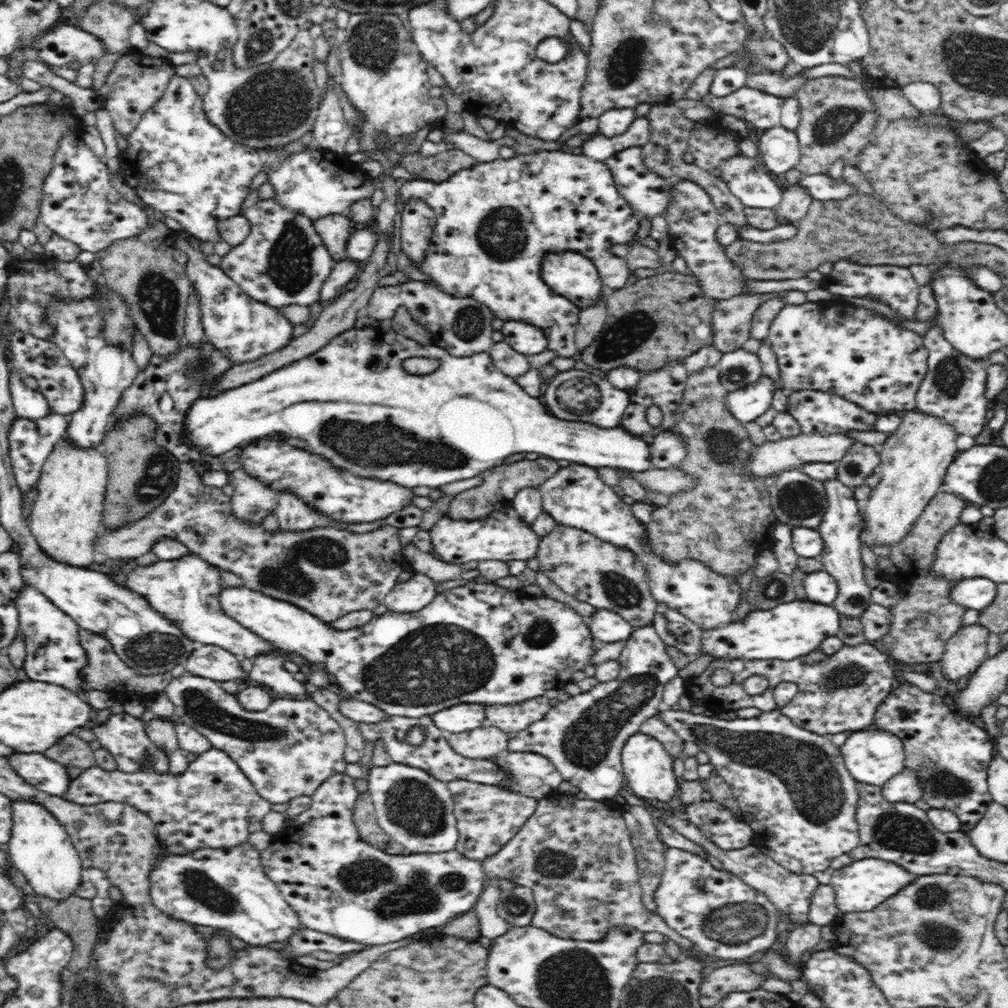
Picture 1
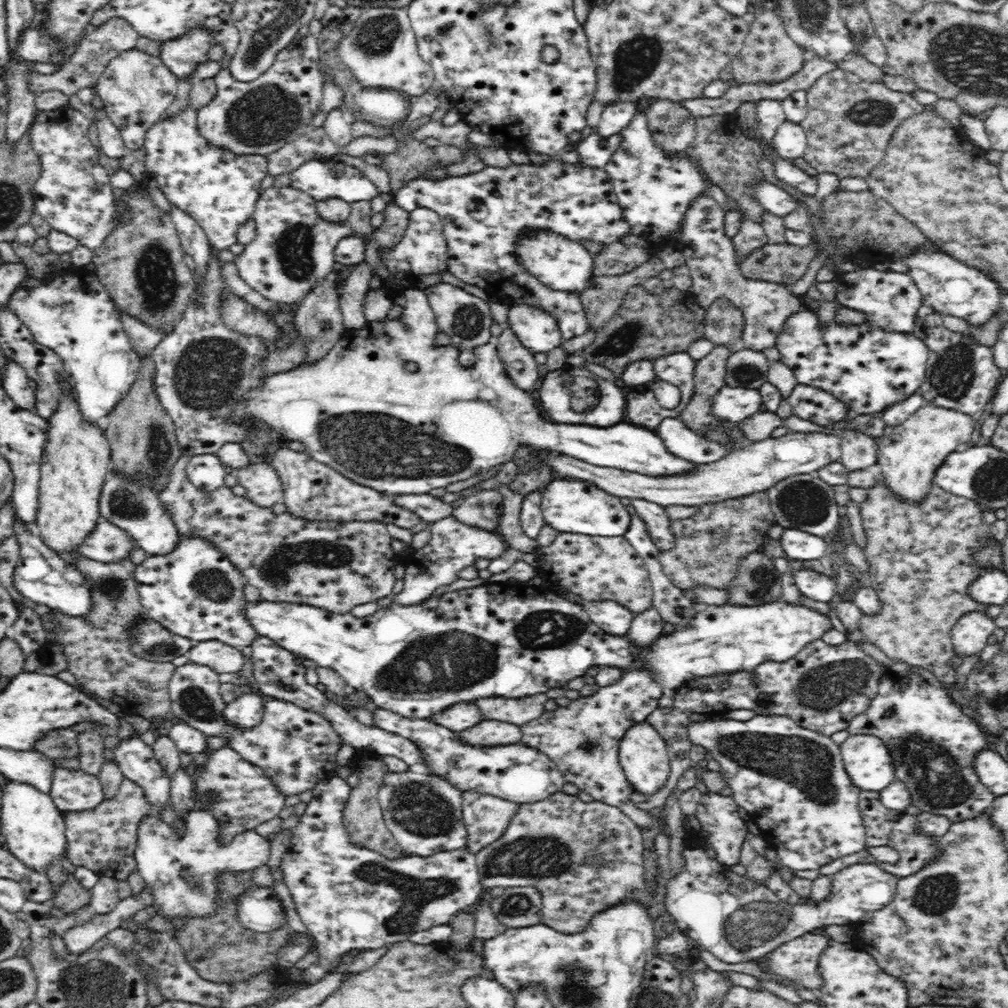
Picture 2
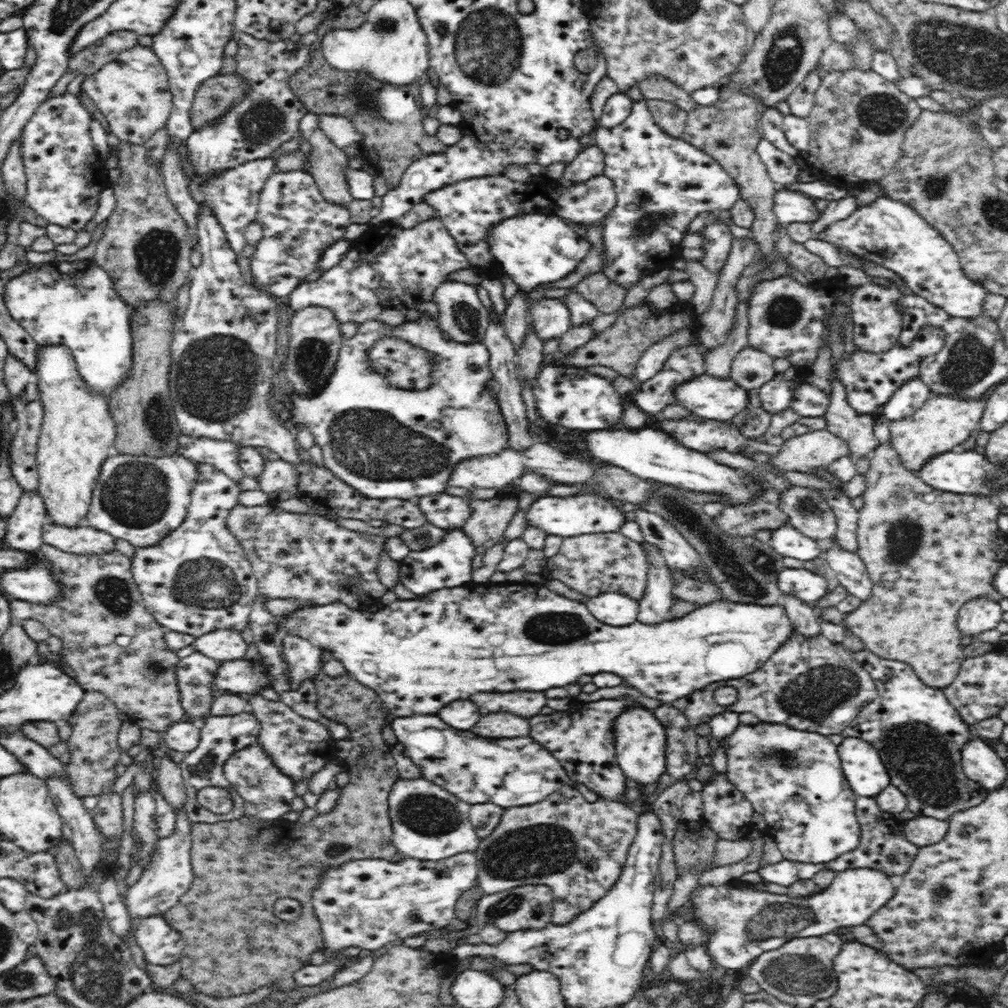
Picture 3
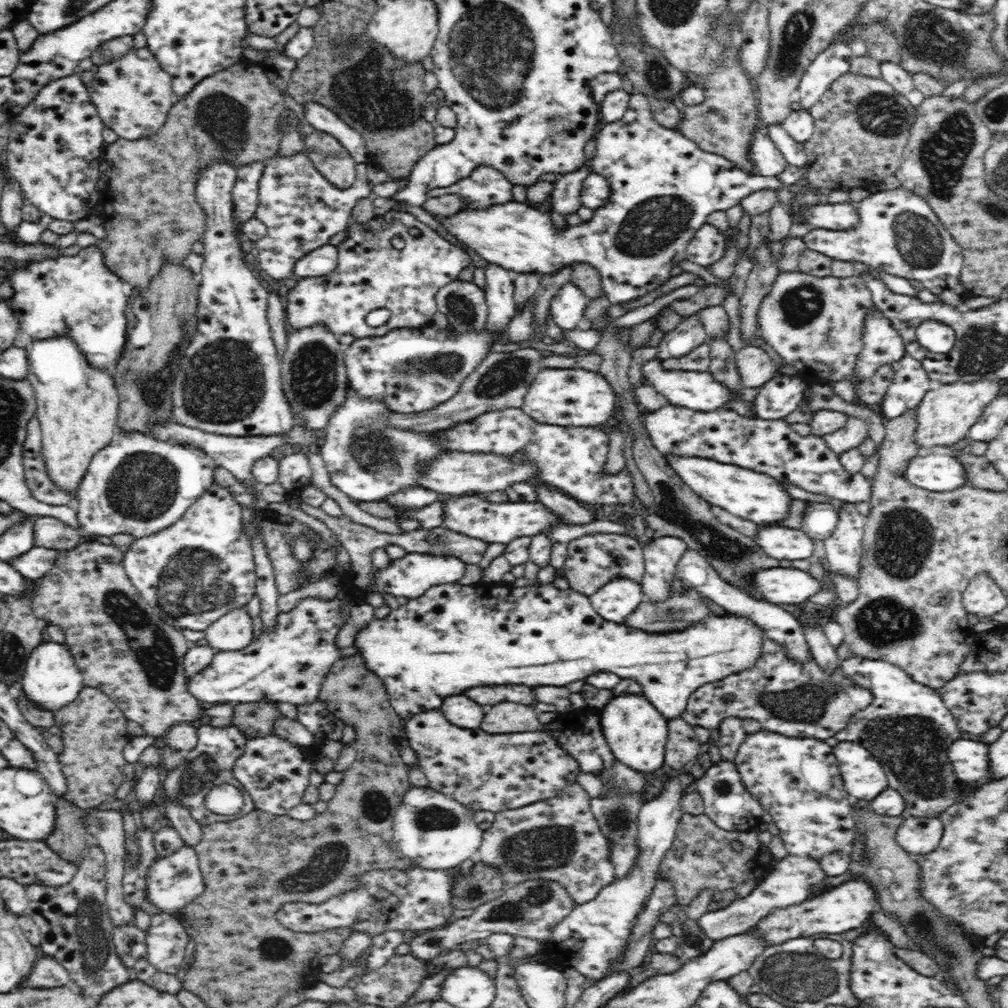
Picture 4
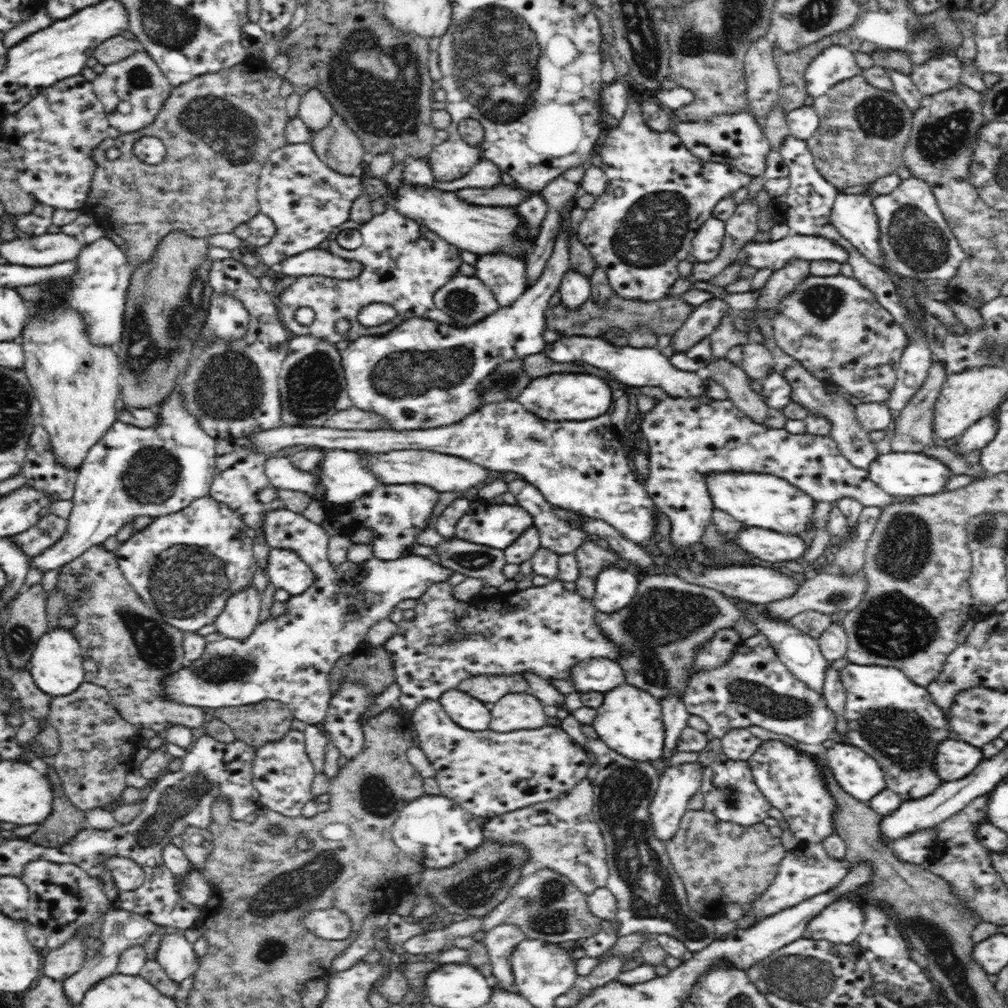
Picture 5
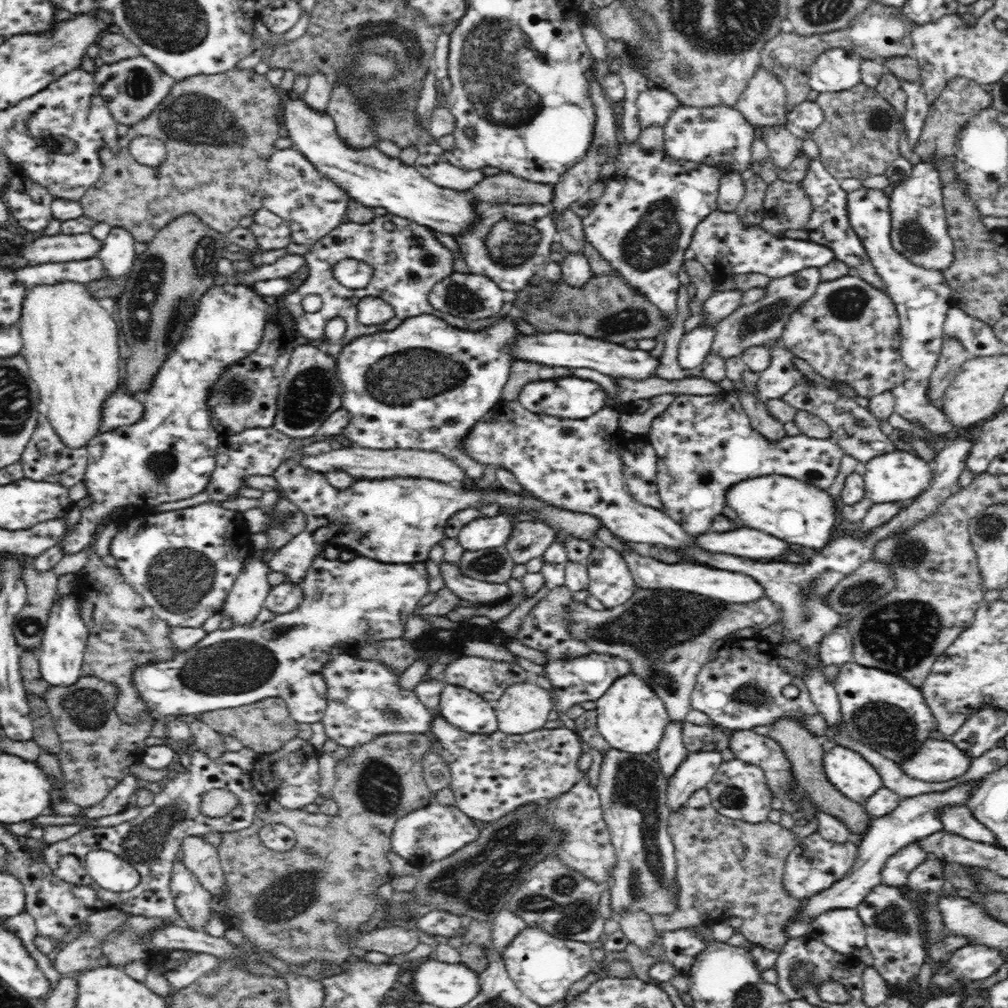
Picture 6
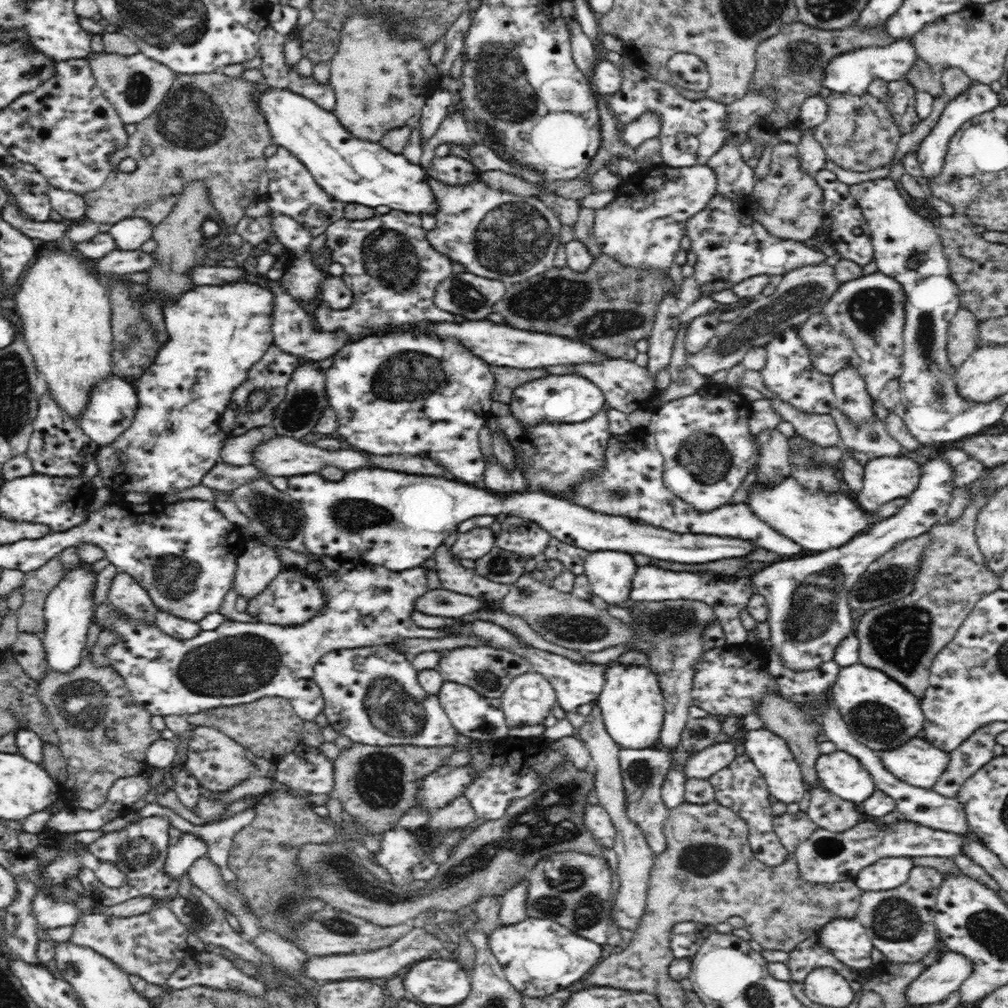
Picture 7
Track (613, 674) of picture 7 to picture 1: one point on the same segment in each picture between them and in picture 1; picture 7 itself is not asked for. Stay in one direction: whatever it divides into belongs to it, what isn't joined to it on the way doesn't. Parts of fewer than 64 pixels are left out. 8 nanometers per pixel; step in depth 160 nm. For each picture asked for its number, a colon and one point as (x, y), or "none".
1: (648, 767)
2: (643, 755)
3: (640, 740)
4: (636, 731)
5: (630, 722)
6: (632, 718)

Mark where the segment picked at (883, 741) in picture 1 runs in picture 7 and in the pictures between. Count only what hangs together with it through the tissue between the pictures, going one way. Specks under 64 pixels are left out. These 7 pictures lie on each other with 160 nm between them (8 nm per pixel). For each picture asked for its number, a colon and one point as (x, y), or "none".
2: (867, 761)
3: (866, 775)
4: (863, 778)
5: (860, 776)
6: (848, 771)
7: (842, 774)

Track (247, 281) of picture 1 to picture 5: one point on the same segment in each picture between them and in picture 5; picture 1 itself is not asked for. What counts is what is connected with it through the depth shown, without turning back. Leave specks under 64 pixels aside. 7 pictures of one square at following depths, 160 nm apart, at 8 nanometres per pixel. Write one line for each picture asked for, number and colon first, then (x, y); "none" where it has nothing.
2: (293, 250)
3: (298, 223)
4: (301, 210)
5: (305, 198)

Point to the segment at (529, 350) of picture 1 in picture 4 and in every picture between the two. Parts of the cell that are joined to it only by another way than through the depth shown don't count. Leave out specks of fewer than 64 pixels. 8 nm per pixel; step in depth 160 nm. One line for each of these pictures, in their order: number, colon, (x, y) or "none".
2: (537, 330)
3: (550, 318)
4: (568, 306)

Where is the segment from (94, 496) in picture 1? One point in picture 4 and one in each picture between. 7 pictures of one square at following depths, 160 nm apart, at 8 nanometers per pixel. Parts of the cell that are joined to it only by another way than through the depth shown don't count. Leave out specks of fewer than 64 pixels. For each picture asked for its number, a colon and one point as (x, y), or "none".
2: (76, 462)
3: (78, 433)
4: (77, 406)

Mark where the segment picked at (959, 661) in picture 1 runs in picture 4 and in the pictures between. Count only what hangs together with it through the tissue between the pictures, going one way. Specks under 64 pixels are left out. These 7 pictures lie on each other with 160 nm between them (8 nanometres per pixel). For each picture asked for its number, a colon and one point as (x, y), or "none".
2: (969, 635)
3: (980, 614)
4: (983, 597)

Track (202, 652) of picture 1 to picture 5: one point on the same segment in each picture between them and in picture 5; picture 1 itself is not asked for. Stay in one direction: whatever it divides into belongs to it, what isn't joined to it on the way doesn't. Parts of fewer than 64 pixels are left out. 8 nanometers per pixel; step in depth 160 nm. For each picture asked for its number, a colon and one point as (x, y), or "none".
2: (222, 658)
3: (222, 645)
4: (233, 631)
5: (239, 618)

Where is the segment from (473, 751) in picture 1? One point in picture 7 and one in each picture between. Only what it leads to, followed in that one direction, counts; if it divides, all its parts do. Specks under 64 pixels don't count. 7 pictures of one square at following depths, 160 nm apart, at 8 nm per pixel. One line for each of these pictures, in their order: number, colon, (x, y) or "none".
2: (490, 733)
3: (494, 726)
4: (505, 718)
5: (514, 712)
6: (524, 707)
7: (529, 698)

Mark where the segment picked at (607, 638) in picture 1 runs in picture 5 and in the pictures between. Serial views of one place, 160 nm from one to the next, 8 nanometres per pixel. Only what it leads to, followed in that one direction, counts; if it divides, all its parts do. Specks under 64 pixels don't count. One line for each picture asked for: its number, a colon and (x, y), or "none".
2: (613, 618)
3: (613, 608)
4: (615, 601)
5: (615, 587)

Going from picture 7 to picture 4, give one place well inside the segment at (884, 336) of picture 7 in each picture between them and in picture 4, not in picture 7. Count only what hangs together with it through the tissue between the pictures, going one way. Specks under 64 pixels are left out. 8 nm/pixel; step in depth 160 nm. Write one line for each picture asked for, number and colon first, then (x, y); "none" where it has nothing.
4: (816, 324)
5: (833, 325)
6: (849, 331)

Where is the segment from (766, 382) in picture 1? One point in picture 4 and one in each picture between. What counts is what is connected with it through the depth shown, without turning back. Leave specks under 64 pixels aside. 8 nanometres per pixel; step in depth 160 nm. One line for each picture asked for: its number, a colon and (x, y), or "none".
2: (730, 404)
3: (710, 398)
4: (699, 391)

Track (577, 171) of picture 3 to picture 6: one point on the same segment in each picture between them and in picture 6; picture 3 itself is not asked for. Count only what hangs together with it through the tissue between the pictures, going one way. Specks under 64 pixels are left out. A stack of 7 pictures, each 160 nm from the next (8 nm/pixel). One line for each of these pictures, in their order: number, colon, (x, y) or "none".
4: (565, 197)
5: (423, 374)
6: (423, 385)

